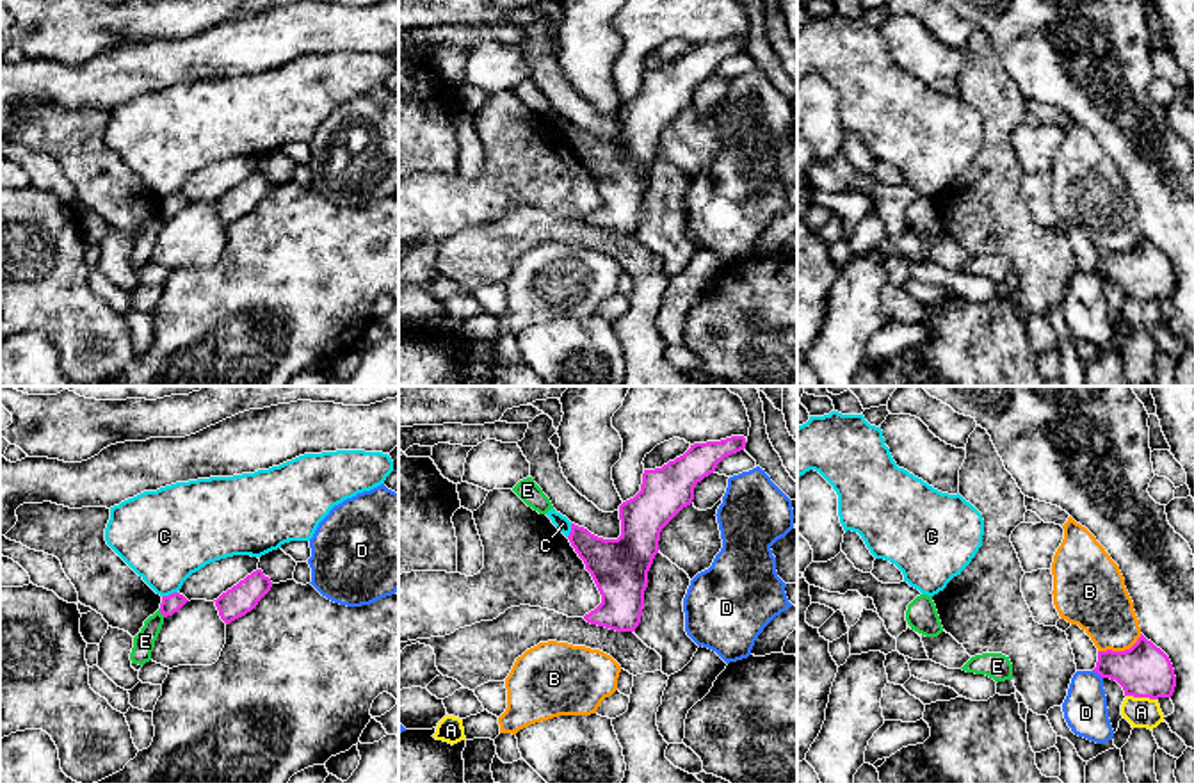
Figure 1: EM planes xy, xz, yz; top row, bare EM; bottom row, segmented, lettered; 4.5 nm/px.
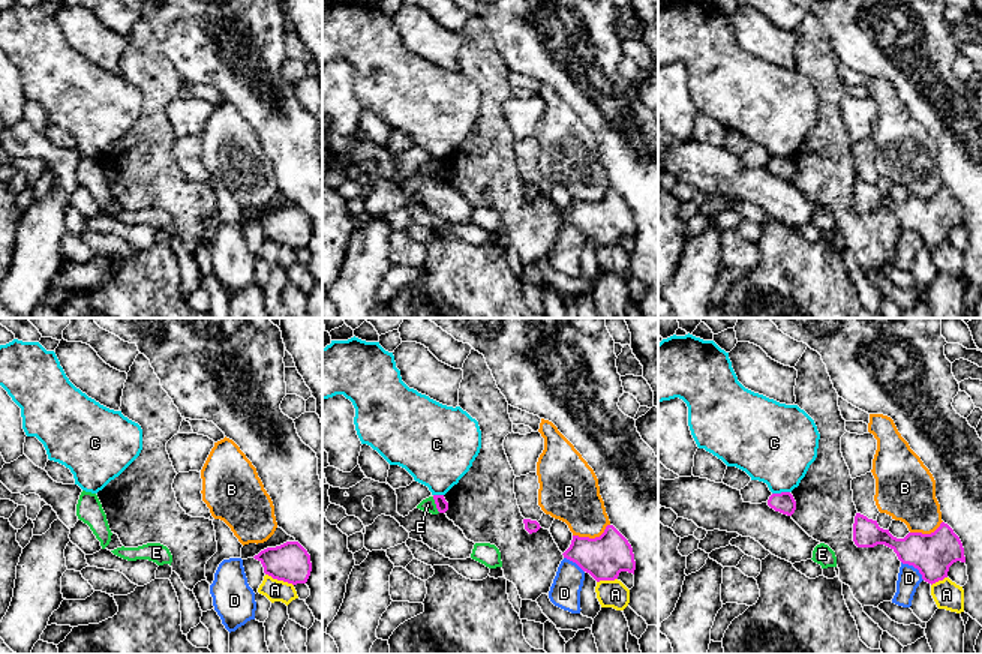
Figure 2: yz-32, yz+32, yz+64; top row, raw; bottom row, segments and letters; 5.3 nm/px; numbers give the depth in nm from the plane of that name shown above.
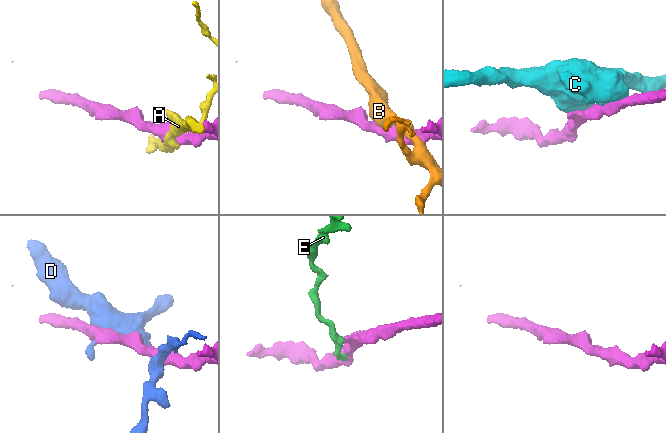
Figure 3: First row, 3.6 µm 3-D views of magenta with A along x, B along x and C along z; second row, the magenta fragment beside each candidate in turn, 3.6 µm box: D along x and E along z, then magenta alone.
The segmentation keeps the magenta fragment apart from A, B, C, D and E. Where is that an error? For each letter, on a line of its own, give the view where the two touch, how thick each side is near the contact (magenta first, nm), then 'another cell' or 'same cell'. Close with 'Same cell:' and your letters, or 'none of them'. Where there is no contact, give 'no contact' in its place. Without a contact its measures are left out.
A: yz | 240/140 nm | another cell
B: yz | 240/280 nm | another cell
C: xy | 90/400 nm | another cell
D: yz | 240/200 nm | another cell
E: xy | 90/100 nm | another cell
Same cell: none of them

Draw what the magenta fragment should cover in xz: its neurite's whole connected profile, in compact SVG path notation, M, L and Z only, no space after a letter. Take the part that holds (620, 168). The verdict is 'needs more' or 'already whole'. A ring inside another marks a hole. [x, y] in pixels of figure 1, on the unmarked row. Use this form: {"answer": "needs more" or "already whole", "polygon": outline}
{"answer": "already whole", "polygon": "M744 37L694 44L662 69L644 71L641 93L619 107L617 141L598 139L571 125L568 141L601 196L601 205L584 217L587 224L635 233L662 130L692 105L696 85L714 75L724 59L744 52L746 44Z"}

